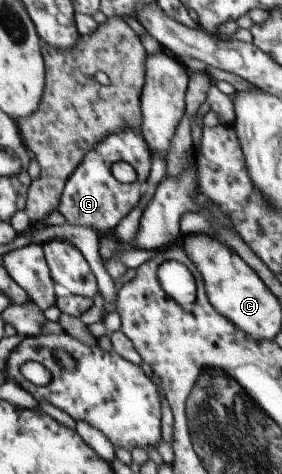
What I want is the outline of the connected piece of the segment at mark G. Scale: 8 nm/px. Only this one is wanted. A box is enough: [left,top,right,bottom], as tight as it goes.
[58,128,151,236]

